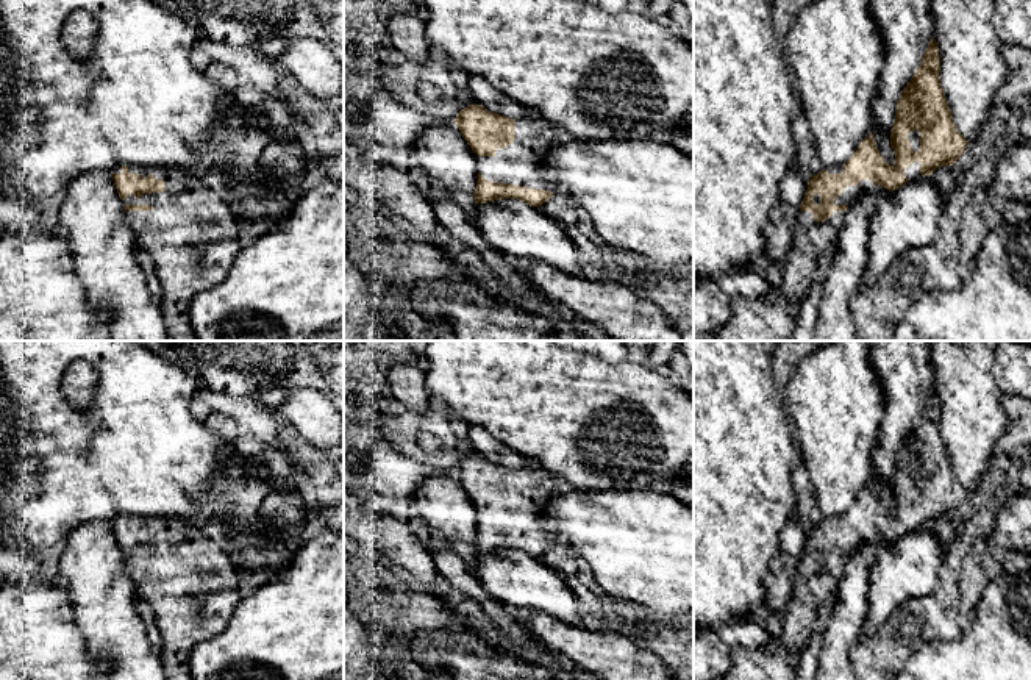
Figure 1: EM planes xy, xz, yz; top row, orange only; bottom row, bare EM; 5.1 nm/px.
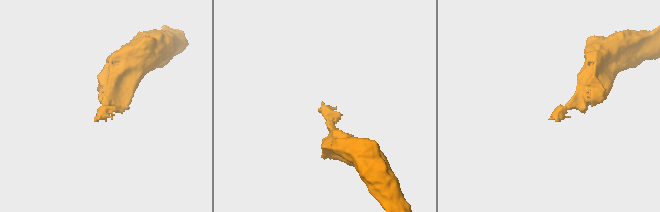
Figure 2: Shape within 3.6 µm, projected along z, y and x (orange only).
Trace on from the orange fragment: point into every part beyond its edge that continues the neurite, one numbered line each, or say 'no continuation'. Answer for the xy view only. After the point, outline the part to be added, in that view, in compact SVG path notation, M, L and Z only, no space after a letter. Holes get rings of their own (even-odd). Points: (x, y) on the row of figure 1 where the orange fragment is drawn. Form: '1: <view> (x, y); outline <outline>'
1: xy (192, 236); outline M128 166L130 174L139 174L145 178L152 174L156 180L166 181L164 192L142 194L136 199L130 194L123 205L152 205L152 211L125 211L125 220L134 234L136 249L145 250L155 263L155 275L161 285L161 299L158 302L172 341L198 341L191 319L189 306L194 297L219 283L222 283L241 252L245 238L242 224L231 213L225 202L225 186L220 174L211 169L181 169L162 166Z

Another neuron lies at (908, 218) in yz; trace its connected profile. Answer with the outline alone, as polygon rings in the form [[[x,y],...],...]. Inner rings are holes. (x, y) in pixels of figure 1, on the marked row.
[[[929,175],[884,195],[870,217],[869,261],[862,286],[873,285],[904,252],[933,245],[940,236],[944,205],[945,194]]]

